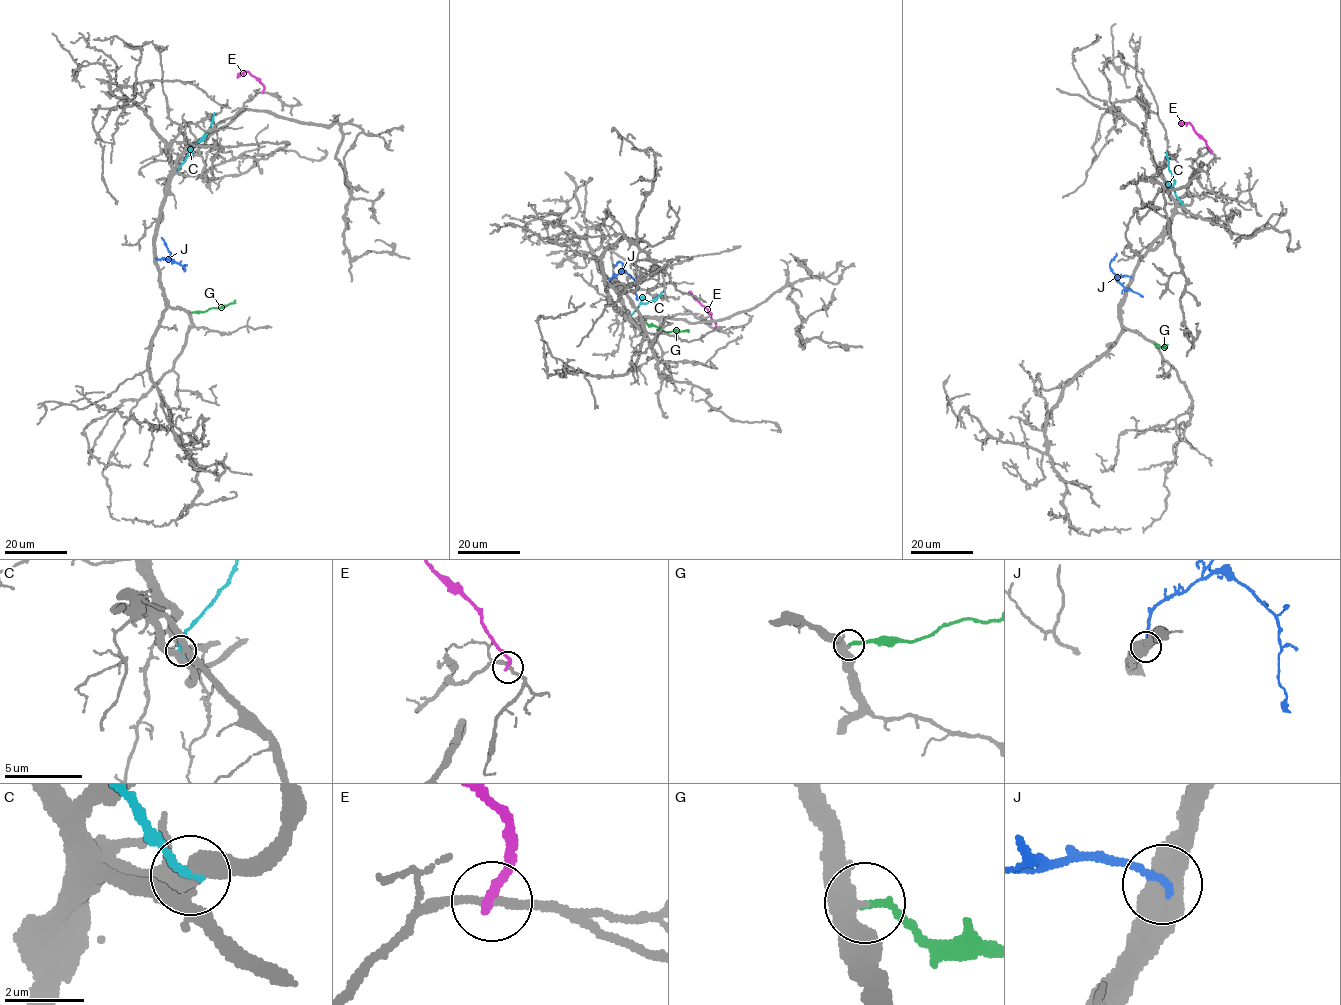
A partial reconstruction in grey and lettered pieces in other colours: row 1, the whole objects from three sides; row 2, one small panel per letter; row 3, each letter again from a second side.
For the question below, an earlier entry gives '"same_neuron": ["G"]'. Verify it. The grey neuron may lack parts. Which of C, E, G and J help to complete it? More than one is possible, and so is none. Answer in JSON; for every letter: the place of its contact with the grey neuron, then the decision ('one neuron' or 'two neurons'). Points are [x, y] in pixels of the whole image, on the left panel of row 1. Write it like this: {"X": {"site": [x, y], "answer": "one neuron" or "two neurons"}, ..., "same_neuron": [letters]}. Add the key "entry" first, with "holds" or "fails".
{"entry": "holds", "C": {"site": [177, 171], "answer": "two neurons"}, "E": {"site": [262, 92], "answer": "two neurons"}, "G": {"site": [190, 313], "answer": "one neuron"}, "J": {"site": [156, 260], "answer": "two neurons"}, "same_neuron": ["G"]}

